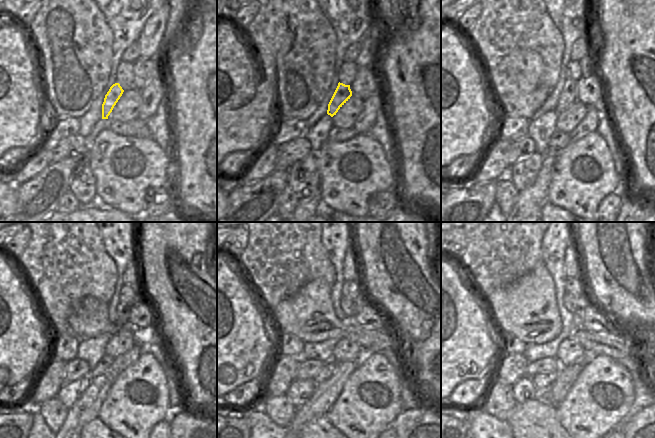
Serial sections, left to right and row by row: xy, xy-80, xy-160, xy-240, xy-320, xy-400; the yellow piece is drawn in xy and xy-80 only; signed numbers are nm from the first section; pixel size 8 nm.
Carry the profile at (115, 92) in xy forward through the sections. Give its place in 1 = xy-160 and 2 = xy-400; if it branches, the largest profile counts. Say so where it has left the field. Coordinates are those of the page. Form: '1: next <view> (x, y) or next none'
1: next xy-160 (568, 96)
2: next xy-400 (572, 303)

